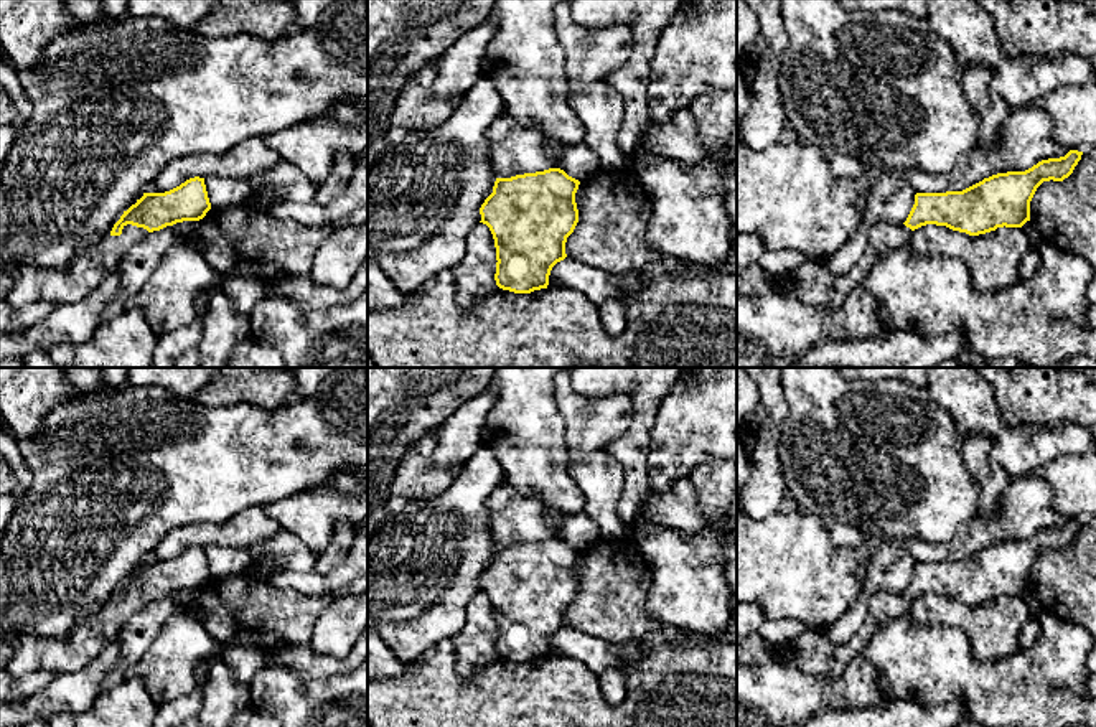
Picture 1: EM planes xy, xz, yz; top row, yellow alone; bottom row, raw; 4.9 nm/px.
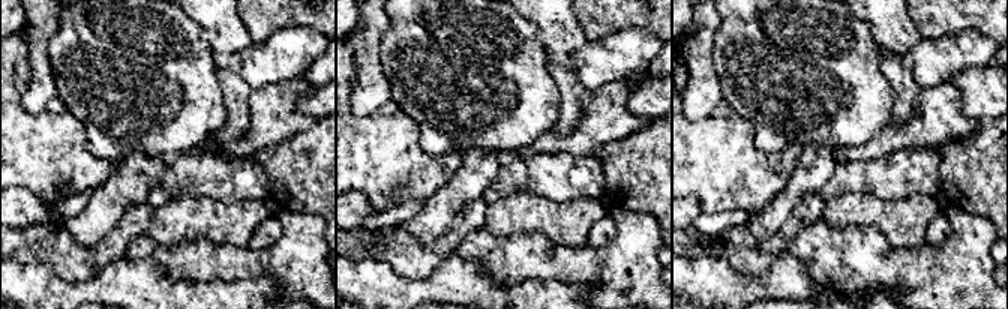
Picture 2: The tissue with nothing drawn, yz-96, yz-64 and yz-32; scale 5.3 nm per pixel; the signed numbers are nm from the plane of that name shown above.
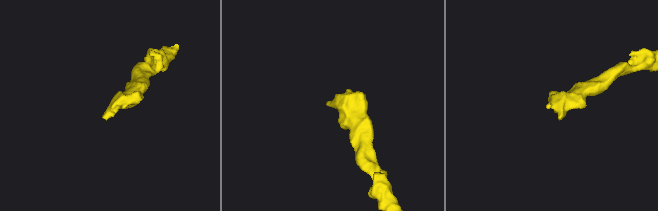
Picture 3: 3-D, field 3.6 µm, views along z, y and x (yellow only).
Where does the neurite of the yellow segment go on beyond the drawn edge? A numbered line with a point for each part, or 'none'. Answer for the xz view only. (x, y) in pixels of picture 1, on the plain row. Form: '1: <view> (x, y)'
none

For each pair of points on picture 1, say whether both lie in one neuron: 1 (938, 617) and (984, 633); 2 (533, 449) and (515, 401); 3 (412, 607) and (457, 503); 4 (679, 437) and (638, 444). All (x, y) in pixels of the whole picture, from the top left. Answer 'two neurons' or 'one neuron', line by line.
1: one neuron
2: one neuron
3: one neuron
4: two neurons

